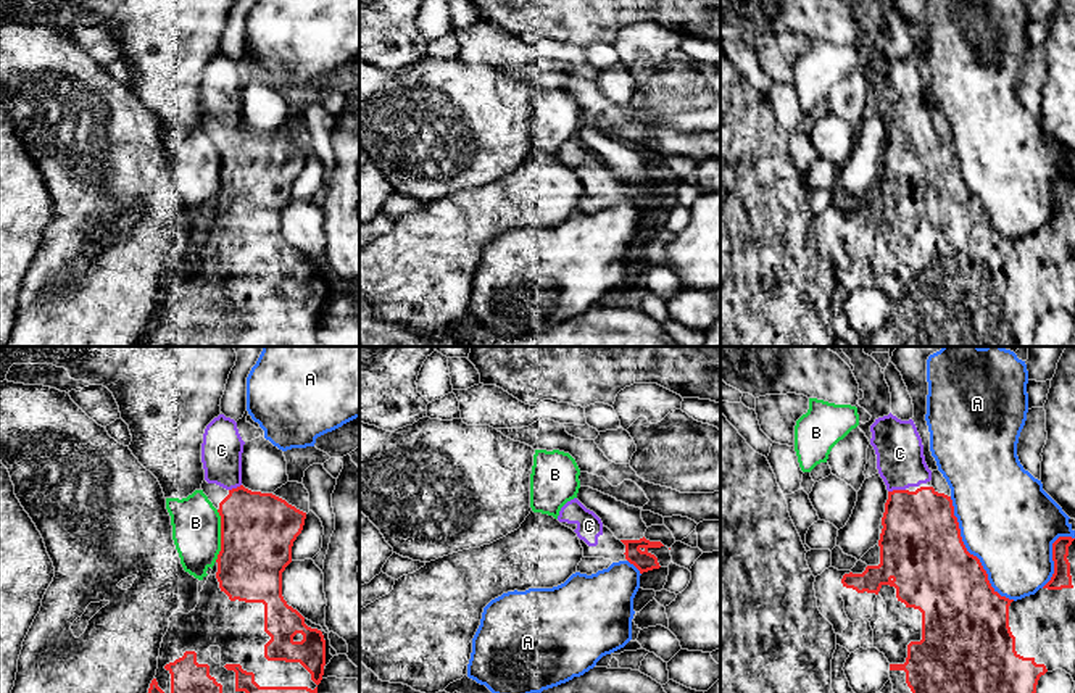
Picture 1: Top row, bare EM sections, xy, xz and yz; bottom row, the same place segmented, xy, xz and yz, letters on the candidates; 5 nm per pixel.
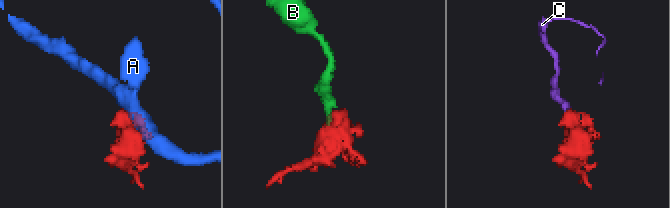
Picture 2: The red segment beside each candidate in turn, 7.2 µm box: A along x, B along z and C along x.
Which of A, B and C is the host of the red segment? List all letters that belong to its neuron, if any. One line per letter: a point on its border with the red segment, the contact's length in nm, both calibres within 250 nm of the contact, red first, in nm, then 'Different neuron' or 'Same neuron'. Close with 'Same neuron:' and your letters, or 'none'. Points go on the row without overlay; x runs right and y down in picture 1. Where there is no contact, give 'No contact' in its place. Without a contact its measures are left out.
A: Touches red at yz (969, 192). Shared border 600 nm. Thickness 420 nm (red) against 480 nm. Different neuron
B: Touches red at xy (221, 174). Shared border 260 nm. Thickness 360 nm (red) against 240 nm. Different neuron
C: Touches red at yz (896, 129). Shared border 90 nm. Thickness 380 nm (red) against 240 nm. Same neuron
Same neuron: C

